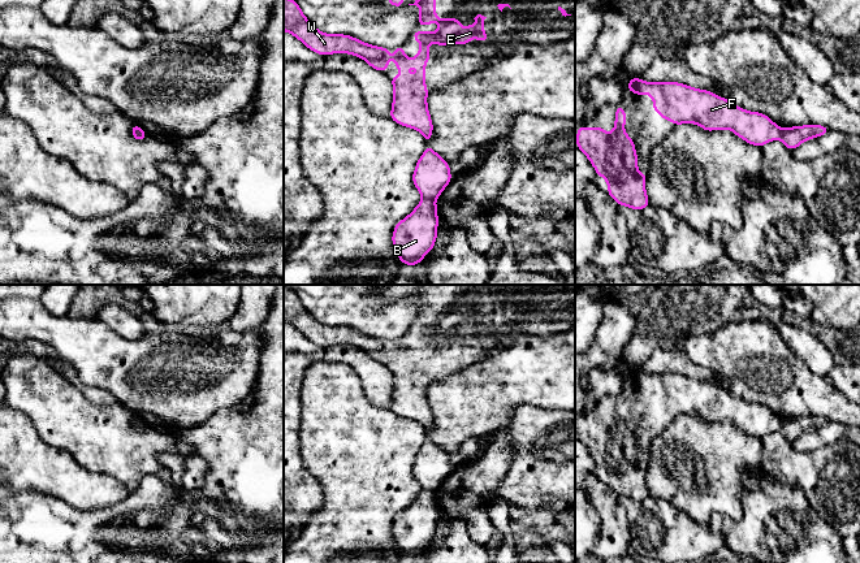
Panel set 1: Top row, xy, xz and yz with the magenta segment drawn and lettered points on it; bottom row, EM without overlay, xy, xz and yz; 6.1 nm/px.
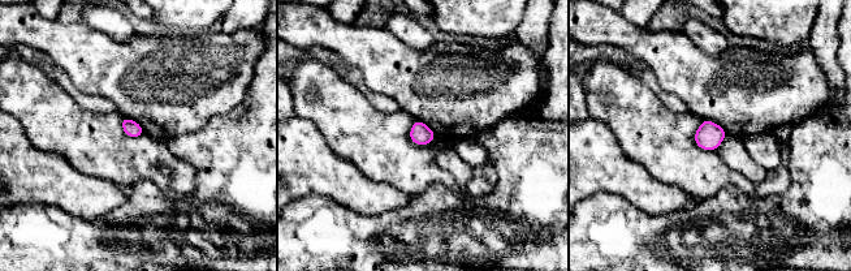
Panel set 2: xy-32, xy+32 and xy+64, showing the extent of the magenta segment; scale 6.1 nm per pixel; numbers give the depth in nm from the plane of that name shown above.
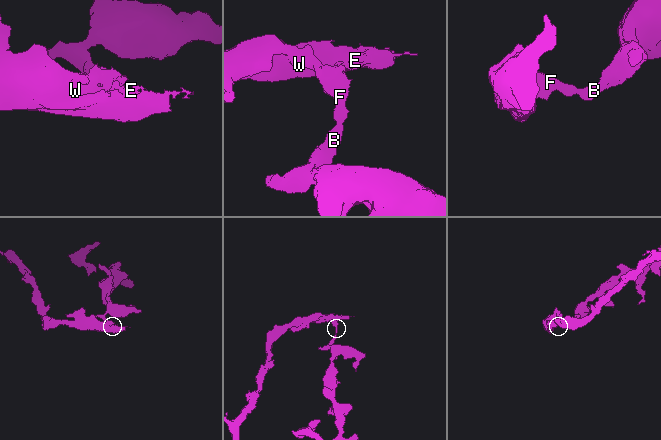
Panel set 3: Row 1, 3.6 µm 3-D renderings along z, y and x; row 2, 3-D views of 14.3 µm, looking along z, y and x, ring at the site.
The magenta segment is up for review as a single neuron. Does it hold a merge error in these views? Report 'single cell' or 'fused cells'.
fused cells

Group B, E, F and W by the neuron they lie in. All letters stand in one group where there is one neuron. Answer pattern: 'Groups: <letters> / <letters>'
Groups: B / E F W

